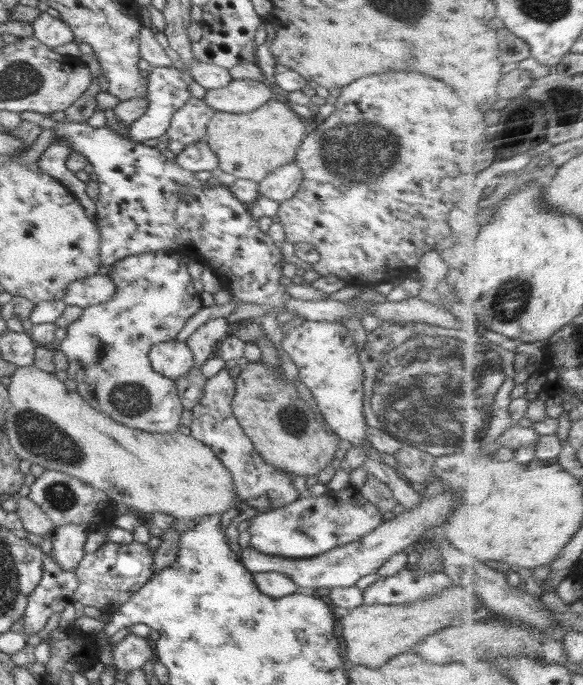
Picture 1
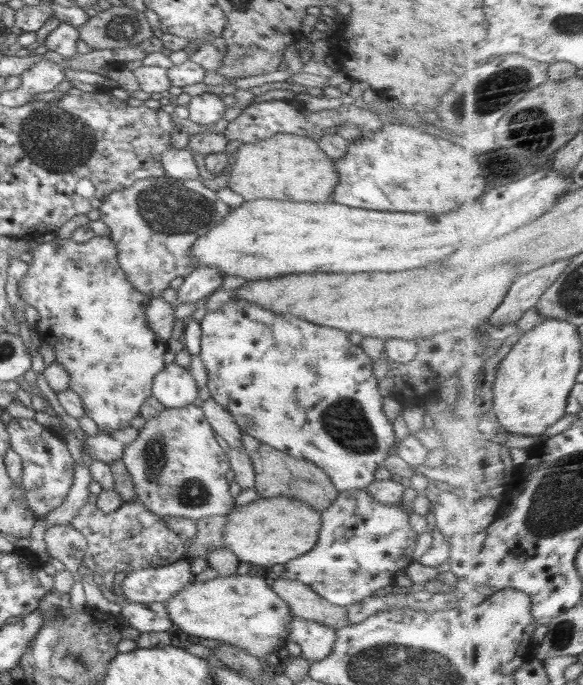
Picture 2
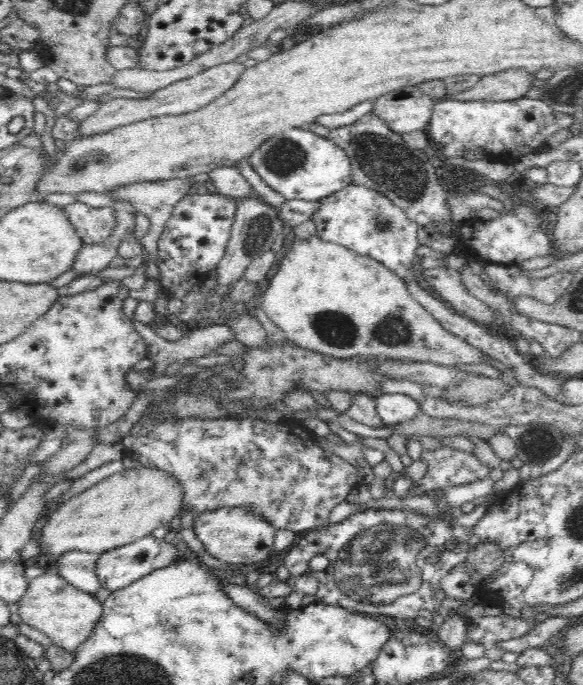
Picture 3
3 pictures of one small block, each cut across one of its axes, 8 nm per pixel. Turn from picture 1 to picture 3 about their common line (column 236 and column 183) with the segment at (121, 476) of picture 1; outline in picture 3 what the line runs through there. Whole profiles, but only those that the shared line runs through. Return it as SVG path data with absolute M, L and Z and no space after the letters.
M141 466L138 469L124 469L123 472L110 475L94 486L48 510L45 521L37 529L37 540L46 547L46 561L76 550L94 552L100 555L149 536L157 528L169 526L170 521L178 516L182 508L184 508L183 490L179 480L176 480L171 474L154 467Z

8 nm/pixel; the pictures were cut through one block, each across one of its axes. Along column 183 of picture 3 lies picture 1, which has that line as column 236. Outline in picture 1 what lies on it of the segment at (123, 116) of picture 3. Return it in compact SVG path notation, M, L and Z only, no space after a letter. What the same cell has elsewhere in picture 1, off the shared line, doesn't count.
M234 80L224 88L206 90L204 101L216 111L230 114L246 114L260 108L267 100L274 98L266 82L256 80Z

